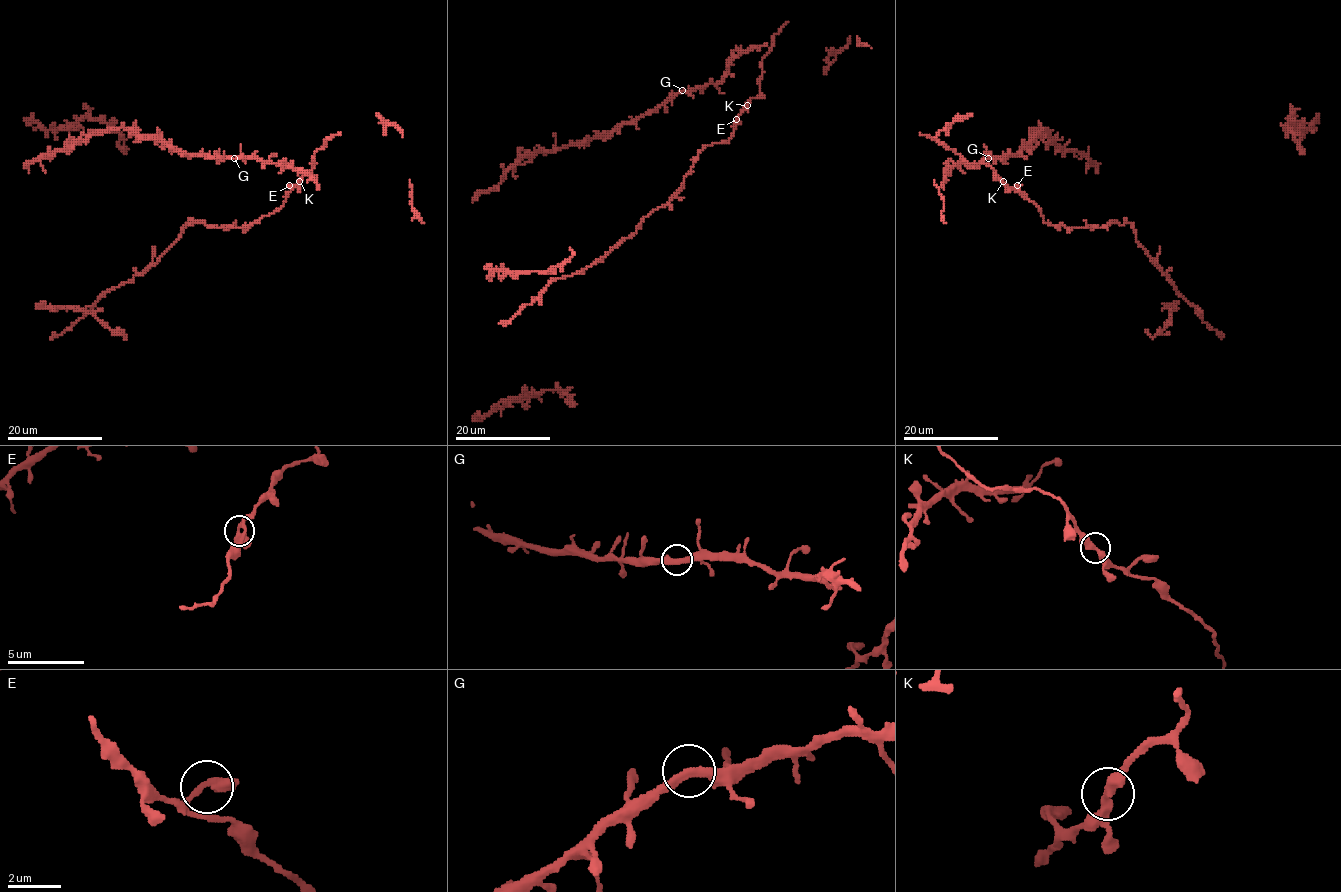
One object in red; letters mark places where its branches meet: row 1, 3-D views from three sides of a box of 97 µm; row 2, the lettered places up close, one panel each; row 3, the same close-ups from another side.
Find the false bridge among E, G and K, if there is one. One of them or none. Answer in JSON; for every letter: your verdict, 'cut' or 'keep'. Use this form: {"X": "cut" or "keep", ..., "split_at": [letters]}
{"E": "keep", "G": "keep", "K": "cut", "split_at": ["K"]}

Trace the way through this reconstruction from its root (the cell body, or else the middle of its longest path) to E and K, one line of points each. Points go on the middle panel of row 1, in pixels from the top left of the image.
E: (720, 142), (731, 138), (736, 119)
K: (720, 142), (731, 138), (738, 115), (747, 104)

